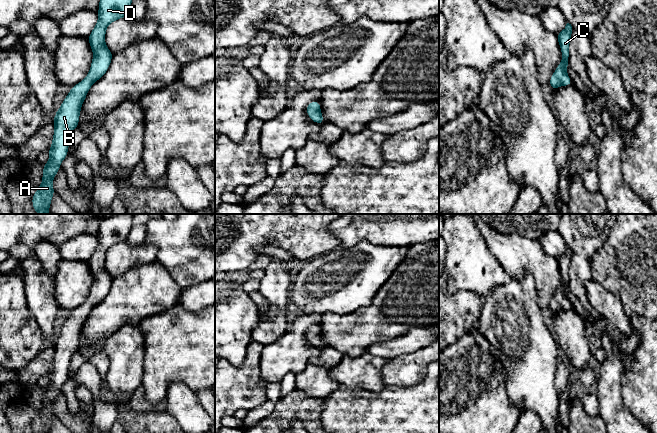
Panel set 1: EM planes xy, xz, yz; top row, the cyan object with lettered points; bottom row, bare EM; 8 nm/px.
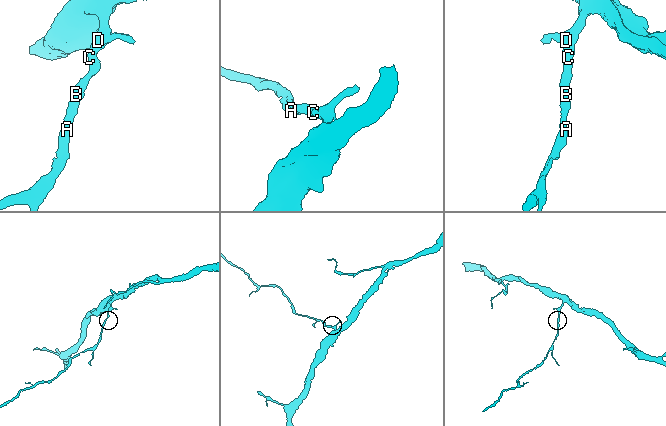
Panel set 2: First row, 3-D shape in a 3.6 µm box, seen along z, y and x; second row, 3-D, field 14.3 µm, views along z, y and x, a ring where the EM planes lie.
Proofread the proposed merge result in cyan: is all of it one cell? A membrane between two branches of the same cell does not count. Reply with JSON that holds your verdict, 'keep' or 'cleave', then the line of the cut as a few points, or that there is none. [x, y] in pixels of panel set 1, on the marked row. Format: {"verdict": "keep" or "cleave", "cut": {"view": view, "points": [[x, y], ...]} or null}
{"verdict": "keep", "cut": null}

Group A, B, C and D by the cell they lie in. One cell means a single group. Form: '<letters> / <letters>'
A B C D

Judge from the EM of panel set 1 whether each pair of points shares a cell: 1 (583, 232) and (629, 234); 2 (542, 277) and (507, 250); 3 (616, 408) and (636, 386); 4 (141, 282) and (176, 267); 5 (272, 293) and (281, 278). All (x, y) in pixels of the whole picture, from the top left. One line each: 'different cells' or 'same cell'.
1: different cells
2: same cell
3: different cells
4: different cells
5: same cell

